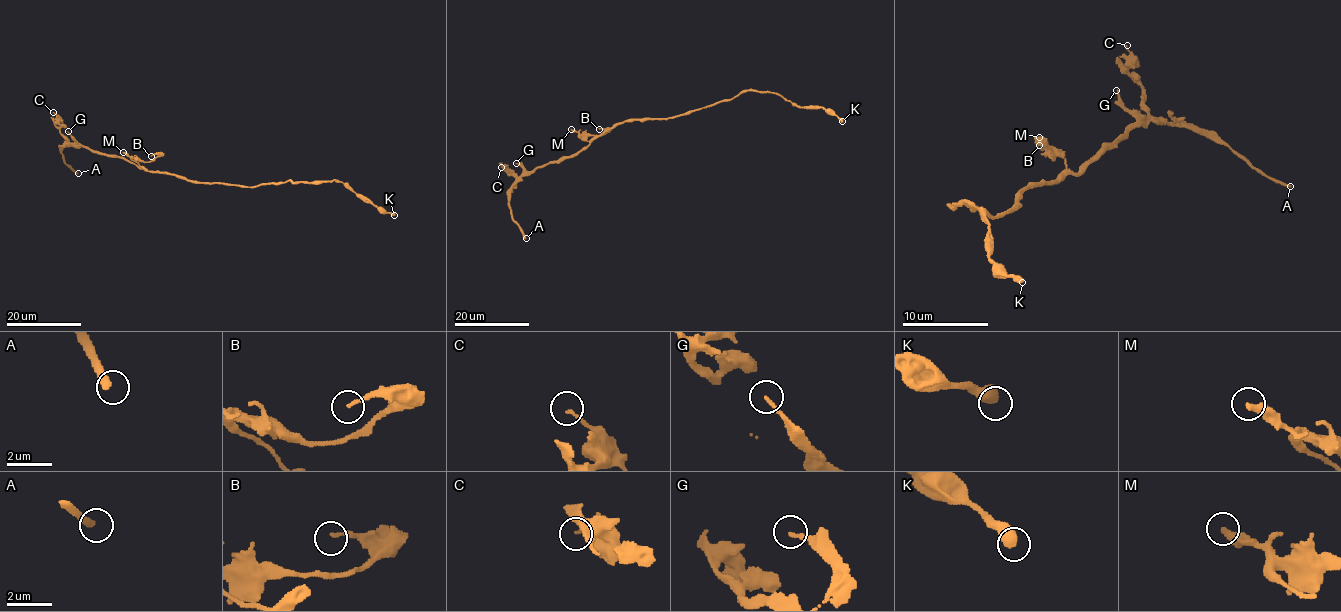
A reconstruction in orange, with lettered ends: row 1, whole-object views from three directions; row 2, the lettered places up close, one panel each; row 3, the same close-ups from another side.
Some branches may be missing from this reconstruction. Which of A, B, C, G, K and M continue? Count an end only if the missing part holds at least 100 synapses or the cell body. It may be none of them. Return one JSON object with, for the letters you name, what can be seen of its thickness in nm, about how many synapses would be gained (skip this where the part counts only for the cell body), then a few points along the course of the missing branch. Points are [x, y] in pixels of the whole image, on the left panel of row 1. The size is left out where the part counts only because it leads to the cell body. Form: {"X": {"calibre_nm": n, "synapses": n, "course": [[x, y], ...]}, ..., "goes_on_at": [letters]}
{"A": {"calibre_nm": 300, "synapses": 160, "course": [[78, 173], [108, 179], [151, 156], [225, 138], [228, 130], [201, 114], [195, 94], [227, 40], [244, 29]]}, "goes_on_at": ["A"]}

